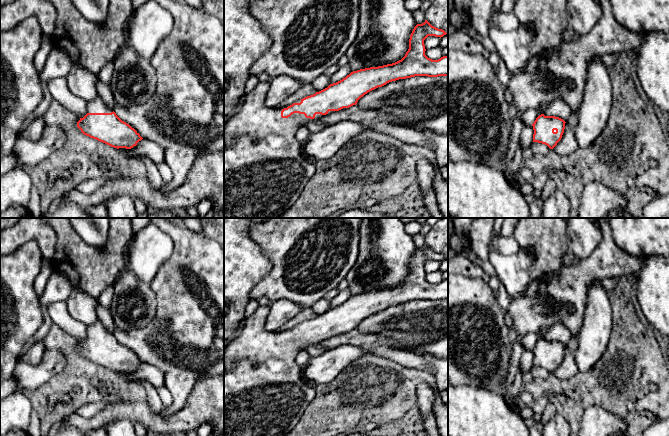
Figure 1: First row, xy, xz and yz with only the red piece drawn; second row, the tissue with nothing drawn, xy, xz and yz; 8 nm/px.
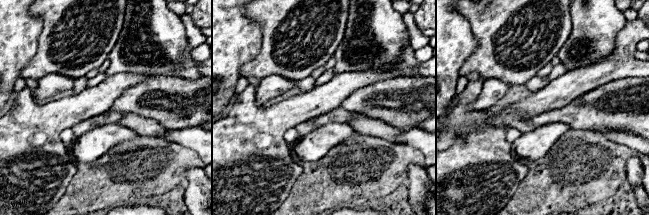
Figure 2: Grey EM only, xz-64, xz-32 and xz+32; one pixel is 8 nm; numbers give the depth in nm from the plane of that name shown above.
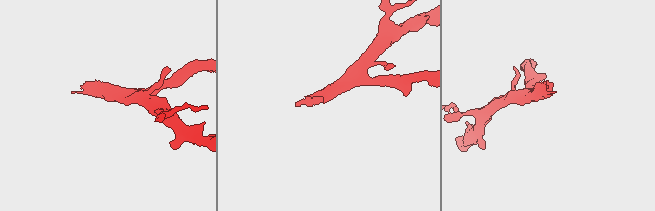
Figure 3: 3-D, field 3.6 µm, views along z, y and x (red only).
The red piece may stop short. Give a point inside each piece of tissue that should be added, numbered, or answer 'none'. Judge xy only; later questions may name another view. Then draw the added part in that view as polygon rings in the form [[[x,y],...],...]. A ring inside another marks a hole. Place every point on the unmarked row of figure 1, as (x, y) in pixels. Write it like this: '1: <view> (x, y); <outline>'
1: xy (97, 330); [[[100,321],[87,327],[87,337],[111,337],[113,333],[109,332]]]

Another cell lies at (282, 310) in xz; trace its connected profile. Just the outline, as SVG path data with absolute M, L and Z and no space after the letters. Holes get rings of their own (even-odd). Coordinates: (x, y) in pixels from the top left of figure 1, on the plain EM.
M287 299L275 300L271 304L271 309L266 321L266 330L278 331L286 322L304 309L303 306Z

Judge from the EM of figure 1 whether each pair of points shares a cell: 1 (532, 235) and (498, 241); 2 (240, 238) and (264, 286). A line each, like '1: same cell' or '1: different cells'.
1: different cells
2: different cells

